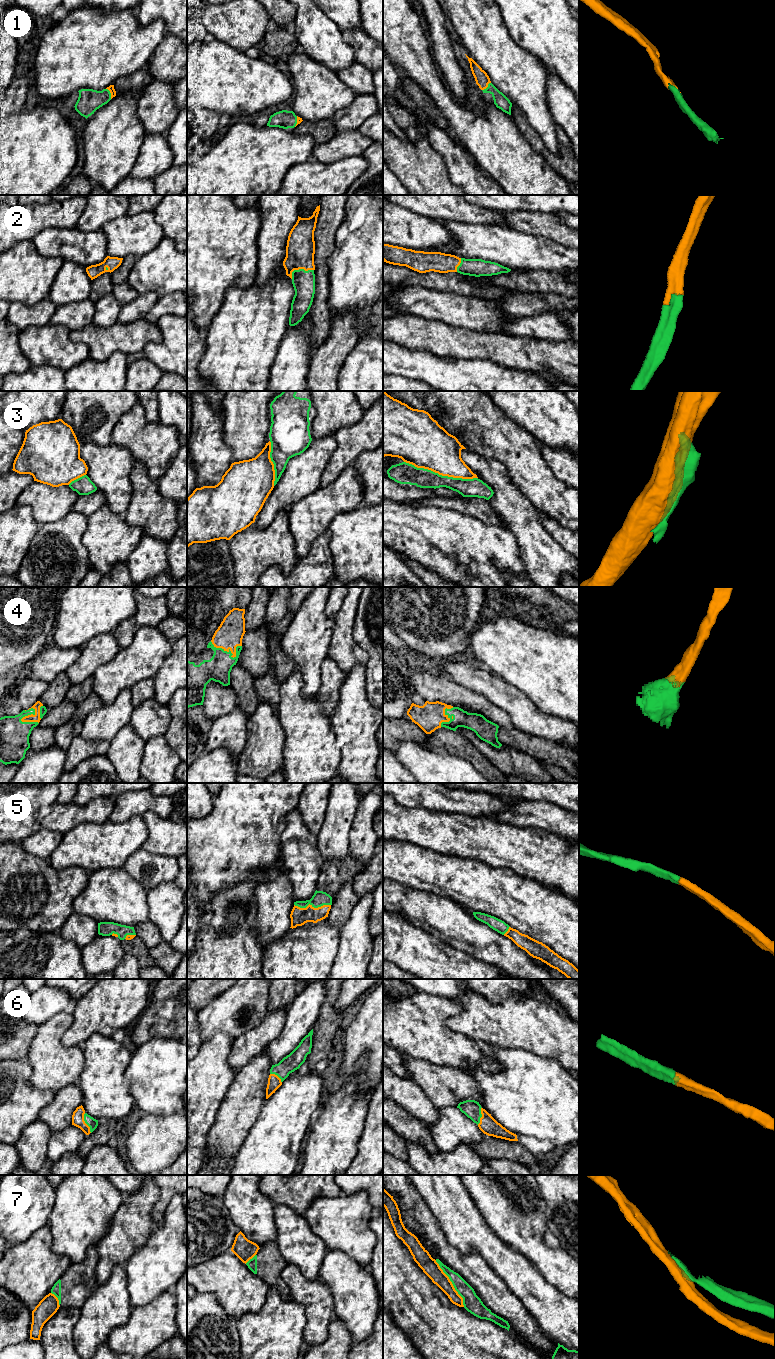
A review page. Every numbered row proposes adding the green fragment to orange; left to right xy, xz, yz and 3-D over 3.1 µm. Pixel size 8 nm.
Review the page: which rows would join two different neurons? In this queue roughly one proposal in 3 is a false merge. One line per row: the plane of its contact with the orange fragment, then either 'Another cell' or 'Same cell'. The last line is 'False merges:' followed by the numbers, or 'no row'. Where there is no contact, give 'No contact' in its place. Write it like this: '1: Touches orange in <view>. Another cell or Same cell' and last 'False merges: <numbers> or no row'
1: Touches orange in xy. Same cell
2: Touches orange in xz. Same cell
3: Touches orange in yz. Another cell
4: Touches orange in xz. Same cell
5: Touches orange in xz. Same cell
6: Touches orange in xy. Same cell
7: Touches orange in yz. Another cell
False merges: 3, 7

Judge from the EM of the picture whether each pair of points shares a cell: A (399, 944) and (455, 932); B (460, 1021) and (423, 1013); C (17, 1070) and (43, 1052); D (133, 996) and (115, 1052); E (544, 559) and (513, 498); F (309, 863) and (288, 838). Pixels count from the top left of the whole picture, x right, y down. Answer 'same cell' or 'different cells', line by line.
A: different cells
B: different cells
C: different cells
D: different cells
E: same cell
F: same cell

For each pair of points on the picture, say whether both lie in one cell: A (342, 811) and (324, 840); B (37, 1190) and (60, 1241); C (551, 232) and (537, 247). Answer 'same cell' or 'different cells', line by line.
A: same cell
B: different cells
C: different cells

